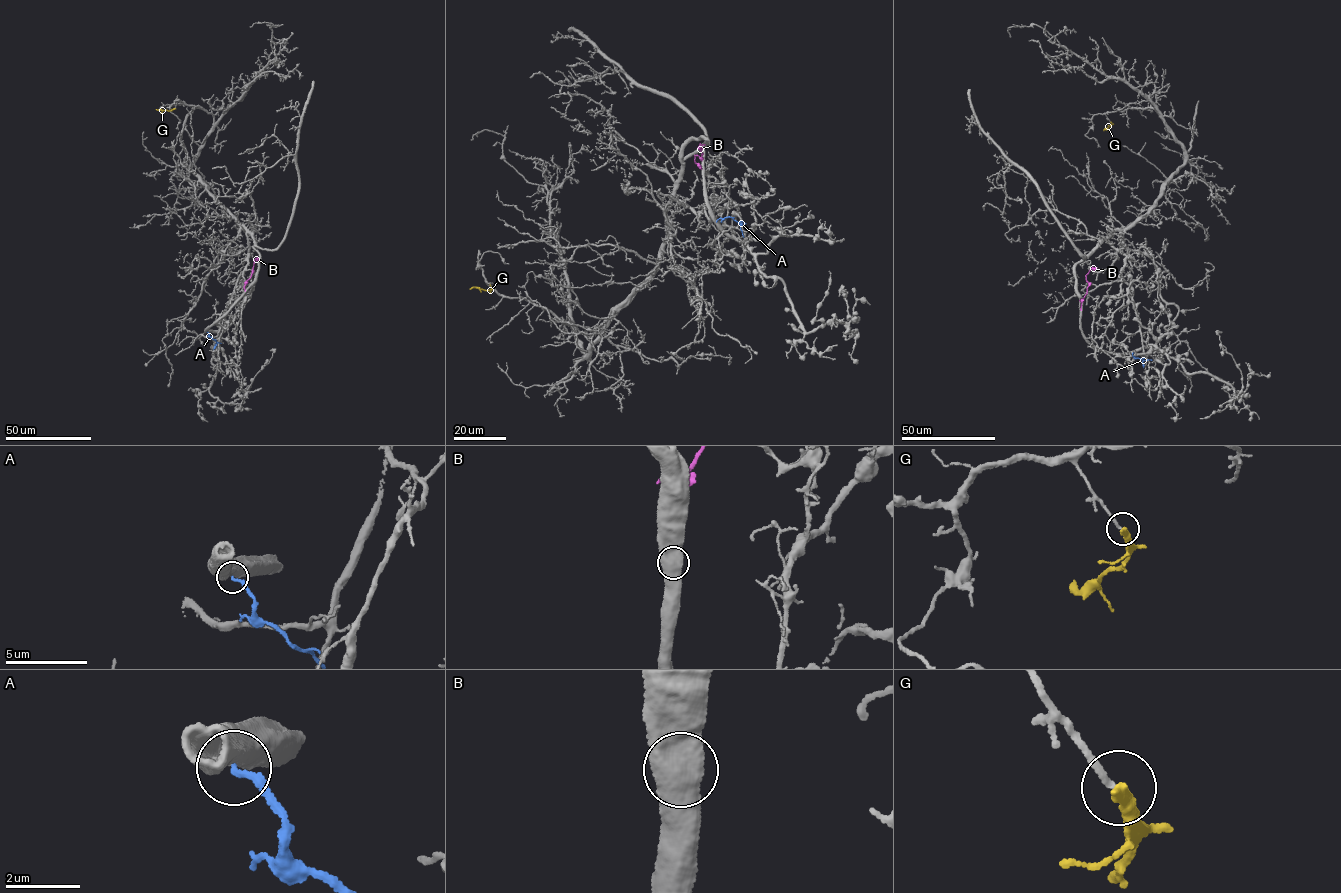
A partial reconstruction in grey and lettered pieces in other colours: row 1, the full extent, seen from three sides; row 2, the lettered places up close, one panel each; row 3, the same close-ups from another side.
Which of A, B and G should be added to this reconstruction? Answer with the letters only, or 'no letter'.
no letter

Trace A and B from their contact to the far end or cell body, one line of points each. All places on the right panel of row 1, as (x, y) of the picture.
A: (1134, 352), (1135, 358), (1152, 360)
B: (1081, 310), (1089, 285), (1086, 275), (1097, 267)

